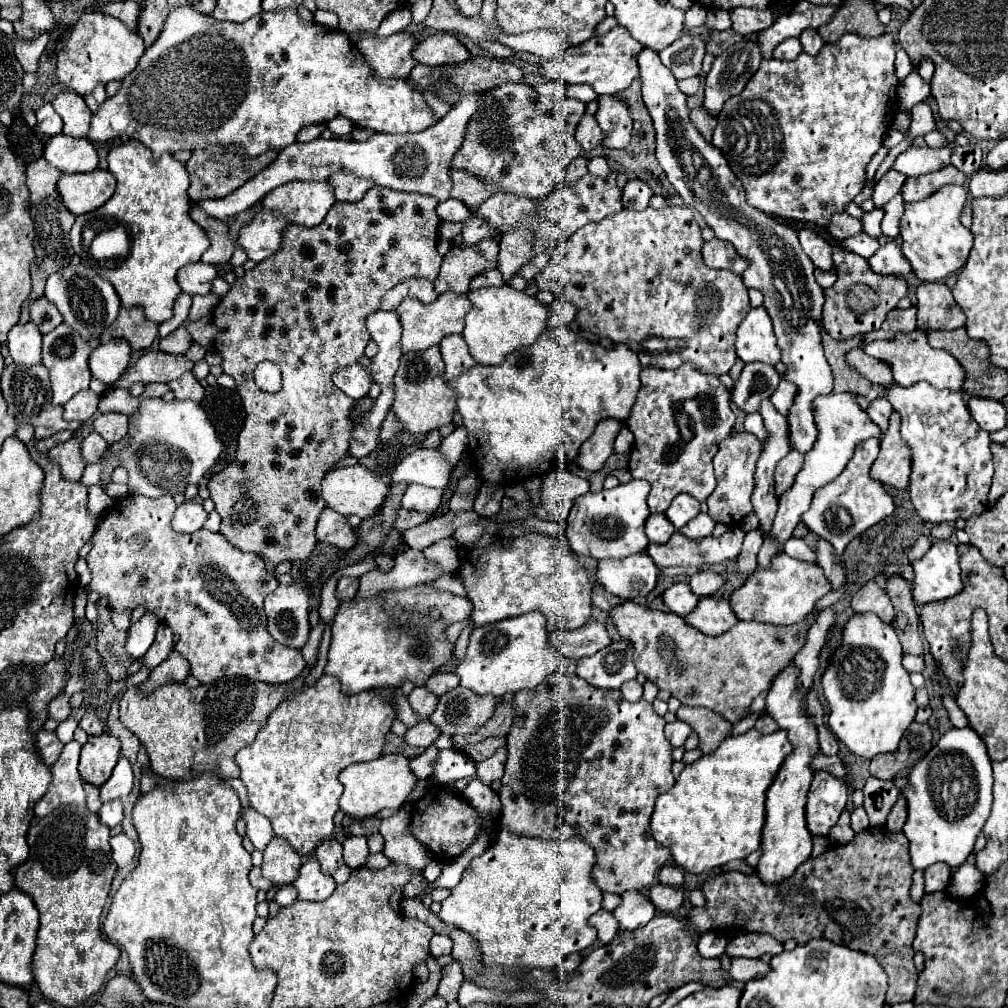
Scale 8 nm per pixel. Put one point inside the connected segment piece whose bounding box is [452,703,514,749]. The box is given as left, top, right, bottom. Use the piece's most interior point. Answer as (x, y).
(499, 725)

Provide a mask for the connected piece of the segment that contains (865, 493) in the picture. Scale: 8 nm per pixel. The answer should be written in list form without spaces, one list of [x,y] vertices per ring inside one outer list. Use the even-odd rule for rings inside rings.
[[[878,439],[864,441],[856,449],[856,453],[850,459],[850,463],[846,465],[846,469],[834,481],[830,481],[828,485],[820,487],[814,493],[810,509],[802,515],[802,521],[806,523],[806,527],[812,533],[816,533],[818,537],[826,539],[834,547],[834,553],[838,557],[844,551],[844,547],[852,541],[852,537],[860,535],[862,531],[876,525],[878,521],[882,521],[884,517],[888,517],[894,511],[894,501],[888,495],[886,487],[880,481],[870,477],[870,467],[872,467],[874,459],[878,457],[878,451],[880,451]]]

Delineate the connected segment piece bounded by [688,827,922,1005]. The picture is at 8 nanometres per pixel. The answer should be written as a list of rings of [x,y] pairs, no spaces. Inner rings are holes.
[[[870,827],[864,833],[858,833],[848,845],[836,845],[828,849],[820,857],[812,857],[804,861],[790,879],[784,879],[778,885],[766,885],[758,879],[758,875],[744,875],[740,871],[714,875],[714,887],[704,885],[702,891],[706,895],[704,907],[694,907],[688,913],[690,929],[698,933],[706,931],[726,931],[734,925],[734,929],[746,929],[752,933],[770,933],[780,943],[788,939],[796,939],[800,945],[808,943],[816,937],[834,939],[836,943],[844,943],[850,949],[858,949],[874,955],[884,971],[888,973],[888,993],[886,1003],[902,1003],[914,999],[918,969],[914,965],[914,931],[918,925],[918,915],[922,907],[918,901],[910,897],[914,867],[910,865],[908,855],[908,839],[906,835],[888,831],[886,827]]]

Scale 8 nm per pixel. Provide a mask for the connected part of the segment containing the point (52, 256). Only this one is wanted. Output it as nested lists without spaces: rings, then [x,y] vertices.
[[[44,157],[32,161],[28,165],[28,171],[26,171],[26,185],[30,189],[30,207],[32,207],[32,219],[34,219],[34,227],[36,227],[36,239],[34,239],[34,251],[36,251],[36,261],[32,263],[32,293],[30,297],[24,301],[22,305],[22,313],[20,313],[20,323],[28,323],[30,321],[30,303],[36,301],[38,297],[44,295],[44,283],[48,279],[50,273],[58,271],[58,269],[64,269],[70,265],[70,259],[74,255],[74,249],[70,245],[70,227],[74,225],[74,215],[66,209],[66,205],[62,203],[62,199],[58,197],[58,189],[56,189],[56,183],[60,179],[60,171],[50,167],[46,163]]]

